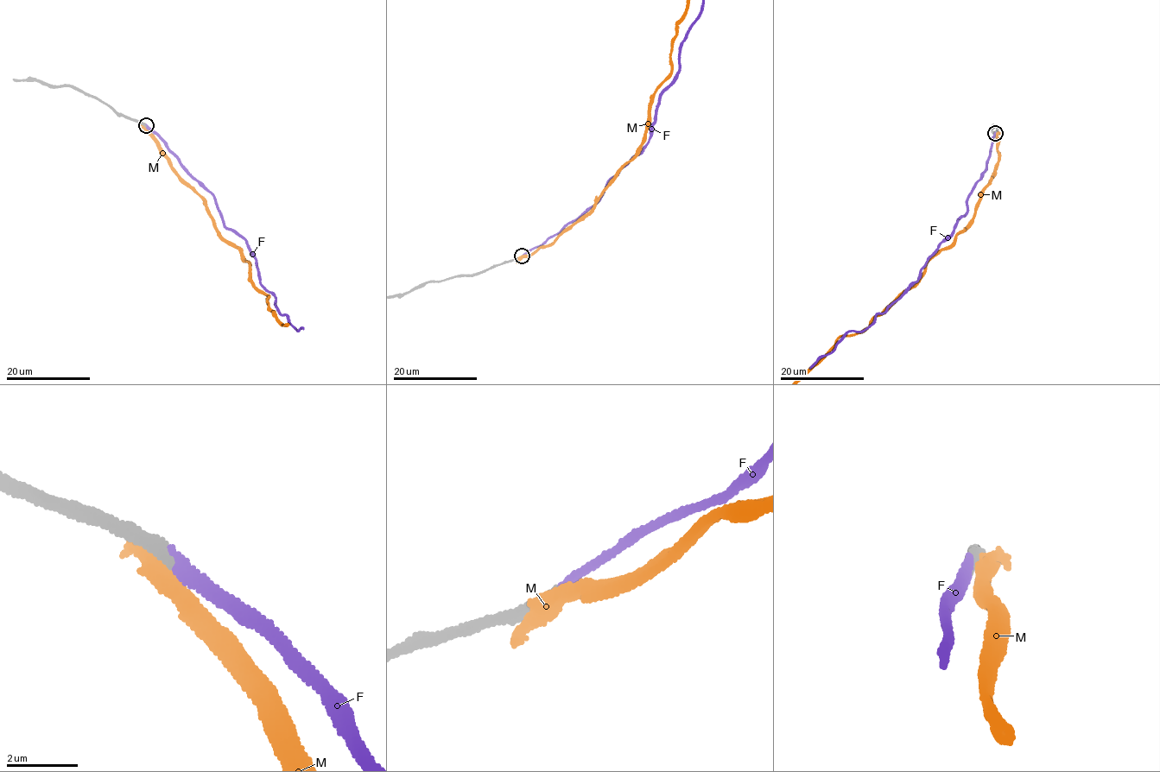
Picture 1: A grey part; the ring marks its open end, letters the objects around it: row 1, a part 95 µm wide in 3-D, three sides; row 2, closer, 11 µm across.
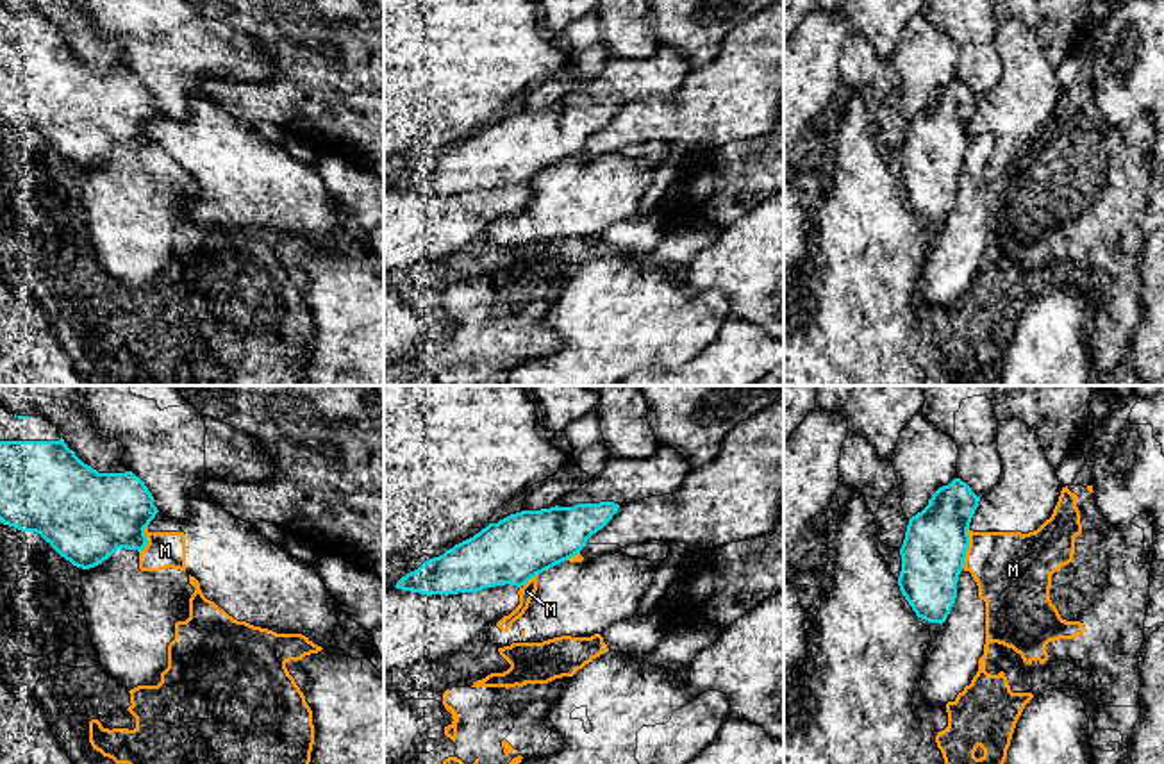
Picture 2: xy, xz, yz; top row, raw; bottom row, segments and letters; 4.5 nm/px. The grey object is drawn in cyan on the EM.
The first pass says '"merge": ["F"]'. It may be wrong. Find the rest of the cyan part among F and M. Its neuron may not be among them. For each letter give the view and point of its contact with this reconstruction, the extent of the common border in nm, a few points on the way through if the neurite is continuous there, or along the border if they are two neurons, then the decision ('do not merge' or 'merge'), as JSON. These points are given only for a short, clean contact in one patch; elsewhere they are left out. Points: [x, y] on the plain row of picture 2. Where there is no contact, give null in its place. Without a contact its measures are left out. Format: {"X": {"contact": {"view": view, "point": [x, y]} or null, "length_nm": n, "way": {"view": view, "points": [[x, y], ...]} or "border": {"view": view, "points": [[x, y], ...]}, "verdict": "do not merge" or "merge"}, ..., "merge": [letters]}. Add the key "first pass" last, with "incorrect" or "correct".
{"F": {"contact": null, "verdict": "merge"}, "M": {"contact": {"view": "yz", "point": [966, 149]}, "length_nm": 190, "verdict": "do not merge"}, "merge": ["F"], "first pass": "correct"}

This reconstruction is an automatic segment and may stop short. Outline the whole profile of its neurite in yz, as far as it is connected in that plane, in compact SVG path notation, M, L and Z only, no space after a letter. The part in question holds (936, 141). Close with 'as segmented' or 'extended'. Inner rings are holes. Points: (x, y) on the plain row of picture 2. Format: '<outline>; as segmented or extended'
M953 79L909 120L898 186L916 216L928 223L943 225L955 203L978 102L966 82Z; as segmented

